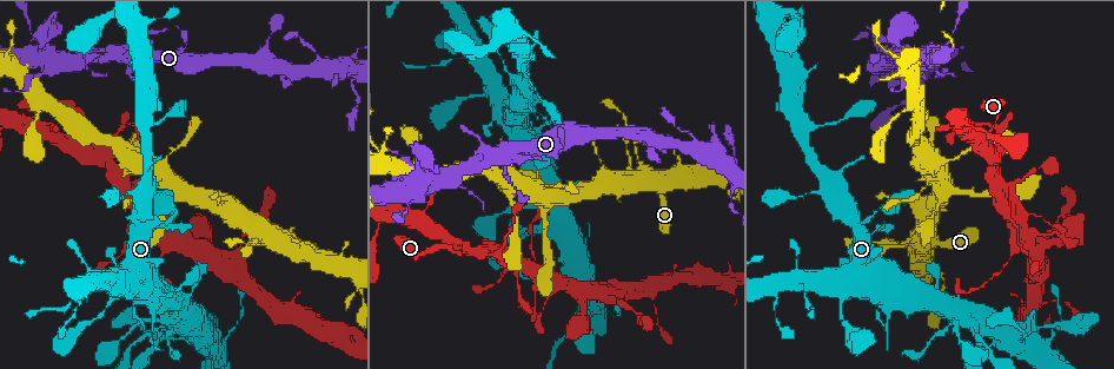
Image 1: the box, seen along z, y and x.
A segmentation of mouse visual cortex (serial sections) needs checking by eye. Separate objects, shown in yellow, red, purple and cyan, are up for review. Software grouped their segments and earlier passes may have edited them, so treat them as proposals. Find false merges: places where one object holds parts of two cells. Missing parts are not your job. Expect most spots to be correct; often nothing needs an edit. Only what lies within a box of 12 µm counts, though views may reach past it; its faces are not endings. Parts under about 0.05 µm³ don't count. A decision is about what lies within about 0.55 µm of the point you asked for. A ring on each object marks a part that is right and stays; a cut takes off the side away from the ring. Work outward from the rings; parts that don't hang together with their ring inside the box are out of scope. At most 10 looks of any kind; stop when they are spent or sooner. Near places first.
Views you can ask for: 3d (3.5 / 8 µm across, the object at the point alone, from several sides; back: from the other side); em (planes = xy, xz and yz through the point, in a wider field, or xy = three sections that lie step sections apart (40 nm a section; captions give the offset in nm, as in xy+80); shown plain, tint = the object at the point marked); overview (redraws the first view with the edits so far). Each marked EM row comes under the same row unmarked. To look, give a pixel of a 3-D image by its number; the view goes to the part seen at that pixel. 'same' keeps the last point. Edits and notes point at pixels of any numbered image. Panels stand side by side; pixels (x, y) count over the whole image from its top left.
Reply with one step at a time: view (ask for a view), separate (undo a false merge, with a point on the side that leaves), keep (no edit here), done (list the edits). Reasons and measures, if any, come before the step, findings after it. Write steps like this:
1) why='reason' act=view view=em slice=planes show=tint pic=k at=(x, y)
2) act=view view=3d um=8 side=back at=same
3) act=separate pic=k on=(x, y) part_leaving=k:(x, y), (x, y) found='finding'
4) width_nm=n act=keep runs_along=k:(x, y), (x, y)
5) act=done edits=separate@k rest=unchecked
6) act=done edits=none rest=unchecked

why='looks like a crossing' act=view view=3d um=8 pic=1 at=(651, 180)

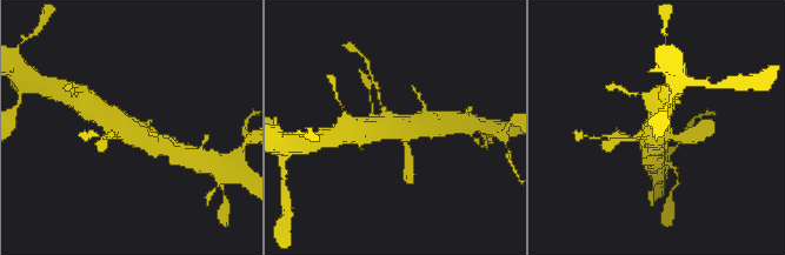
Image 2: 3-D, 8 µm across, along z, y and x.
act=view view=em slice=xy step=5 show=tint pic=2 at=(127, 130)

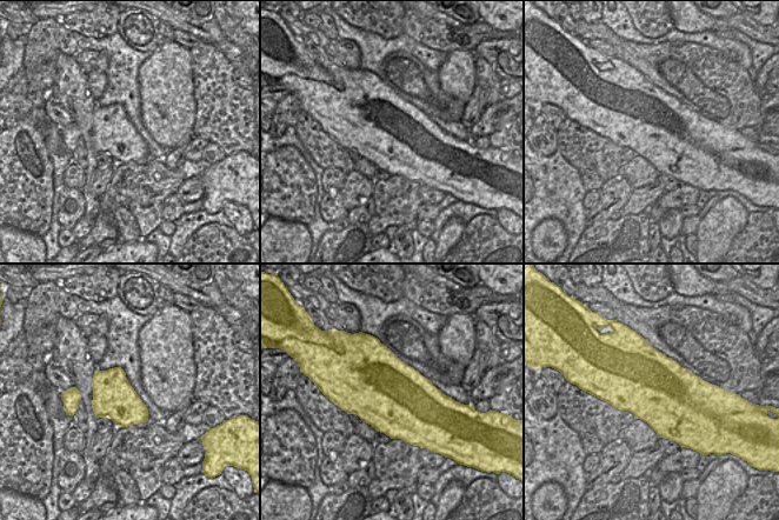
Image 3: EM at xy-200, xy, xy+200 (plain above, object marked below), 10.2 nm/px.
act=keep runs_along=2:(141, 136), (93, 107) found='one cell here'

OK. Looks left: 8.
why='sharp bend' act=view view=3d um=3.5 pic=1 at=(417, 175)

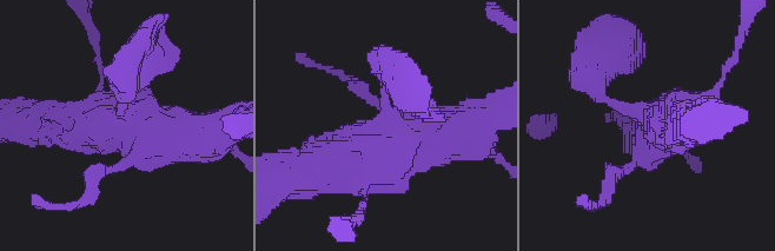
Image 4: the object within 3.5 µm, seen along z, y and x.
why='shape alone is not enough' act=view view=em slice=planes show=tint pic=4 at=(124, 116)

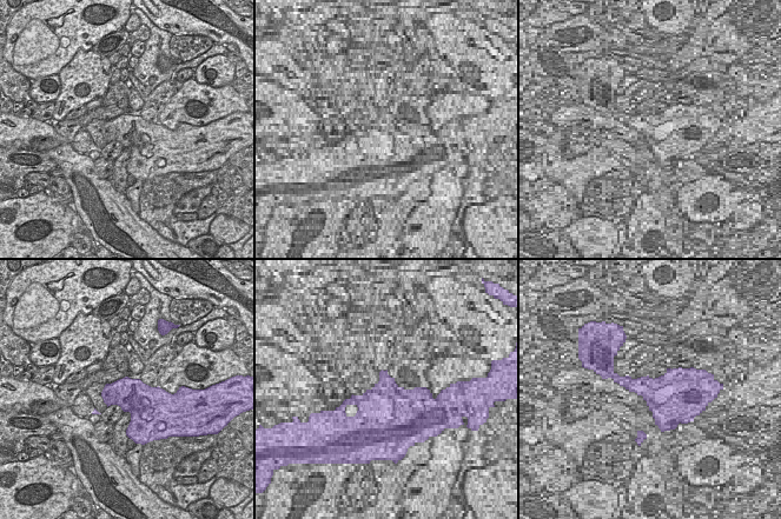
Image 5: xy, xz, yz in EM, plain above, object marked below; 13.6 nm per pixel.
act=keep runs_along=4:(472, 120), (329, 169) found='one cell here'

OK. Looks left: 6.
why='sudden change in width' act=view view=3d um=3.5 pic=1 at=(453, 252)

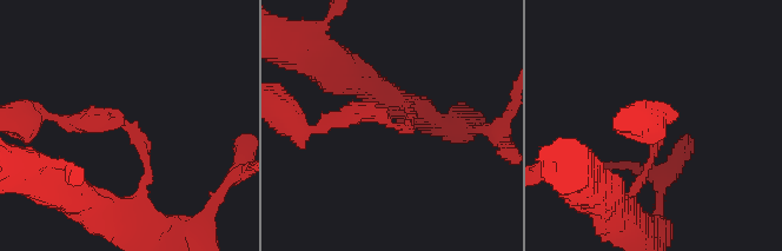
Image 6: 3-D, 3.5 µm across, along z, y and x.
arm_widths_nm=100,200 why='shape alone is not enough' act=view view=em slice=xy step=1 show=tint pic=6 at=(389, 124)

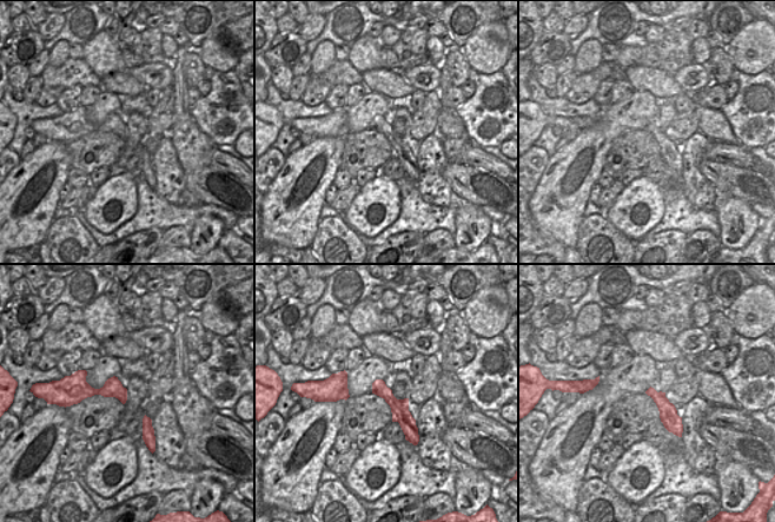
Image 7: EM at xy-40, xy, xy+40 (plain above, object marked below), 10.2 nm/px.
act=keep runs_along=6:(55, 116), (124, 123), (145, 151), (141, 191) found='continuous, no second cell'

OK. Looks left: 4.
why='calibre changes' act=view view=3d um=8 pic=1 at=(163, 253)

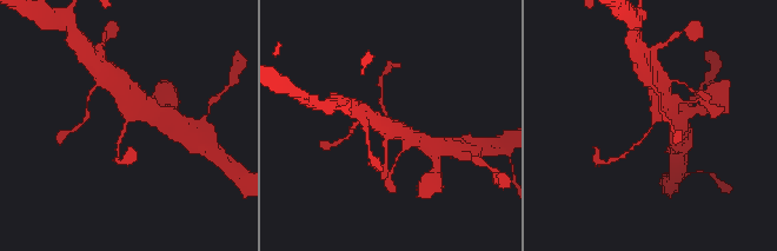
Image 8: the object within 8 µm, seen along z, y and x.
arm_widths_nm=150,450 why='now the EM' act=view view=em slice=xy step=3 show=tint pic=8 at=(127, 123)

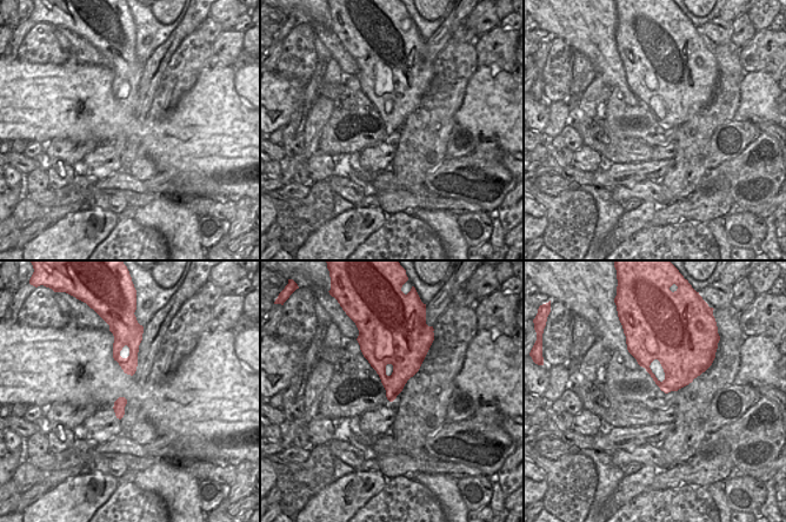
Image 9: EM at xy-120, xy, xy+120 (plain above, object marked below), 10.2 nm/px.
act=keep runs_along=8:(657, 93), (652, 127), (632, 147) found='one cell here'

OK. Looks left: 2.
act=done edits=none rest=unchecked

